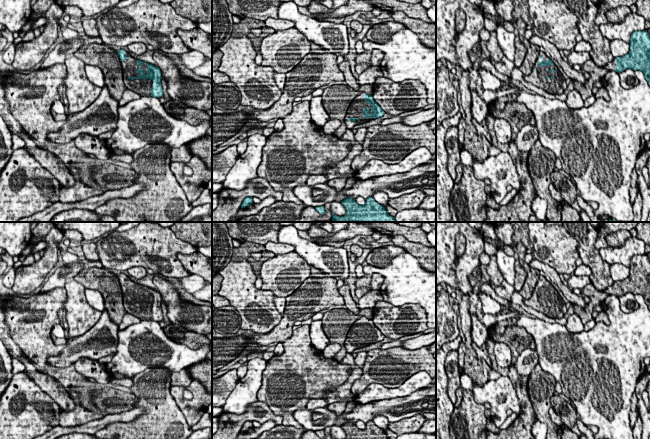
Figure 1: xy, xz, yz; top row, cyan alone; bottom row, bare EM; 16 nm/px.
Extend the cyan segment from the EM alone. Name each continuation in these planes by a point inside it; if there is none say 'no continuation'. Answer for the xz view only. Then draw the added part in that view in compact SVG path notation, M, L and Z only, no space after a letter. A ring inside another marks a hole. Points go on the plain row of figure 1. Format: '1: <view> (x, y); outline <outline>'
1: xz (355, 334); outline M362 316L359 319L357 319L351 325L351 327L347 333L347 337L345 340L345 349L346 349L347 353L352 353L356 349L359 349L363 346L374 343L371 341L369 341L369 342L364 341L365 340L365 338L363 337L364 332L369 333L369 340L371 340L371 328L368 328L365 325L365 322L363 321L364 318L365 318L365 316Z

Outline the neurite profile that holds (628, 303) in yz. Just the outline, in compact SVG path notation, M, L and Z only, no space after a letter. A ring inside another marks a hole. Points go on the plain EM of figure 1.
M628 292L619 297L620 309L624 313L630 313L639 307L639 303L635 299L635 295Z

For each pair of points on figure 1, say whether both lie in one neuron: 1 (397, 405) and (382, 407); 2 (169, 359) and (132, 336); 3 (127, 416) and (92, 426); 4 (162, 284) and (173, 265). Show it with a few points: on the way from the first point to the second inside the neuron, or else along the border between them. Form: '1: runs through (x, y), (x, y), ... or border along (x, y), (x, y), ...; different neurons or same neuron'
1: runs through (393, 407), (386, 407); same neuron
2: runs through (160, 351), (148, 344), (141, 344); same neuron
3: runs through (118, 417), (109, 418), (101, 423); same neuron
4: border along (155, 274), (160, 274), (163, 277); different neurons

